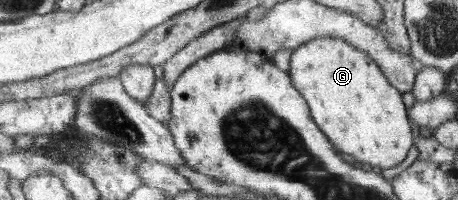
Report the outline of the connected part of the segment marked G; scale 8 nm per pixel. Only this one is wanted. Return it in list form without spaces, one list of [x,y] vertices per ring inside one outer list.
[[[321,37],[292,51],[291,79],[307,99],[311,115],[336,145],[367,168],[391,169],[403,163],[416,143],[403,95],[383,75],[371,55],[341,38]]]

